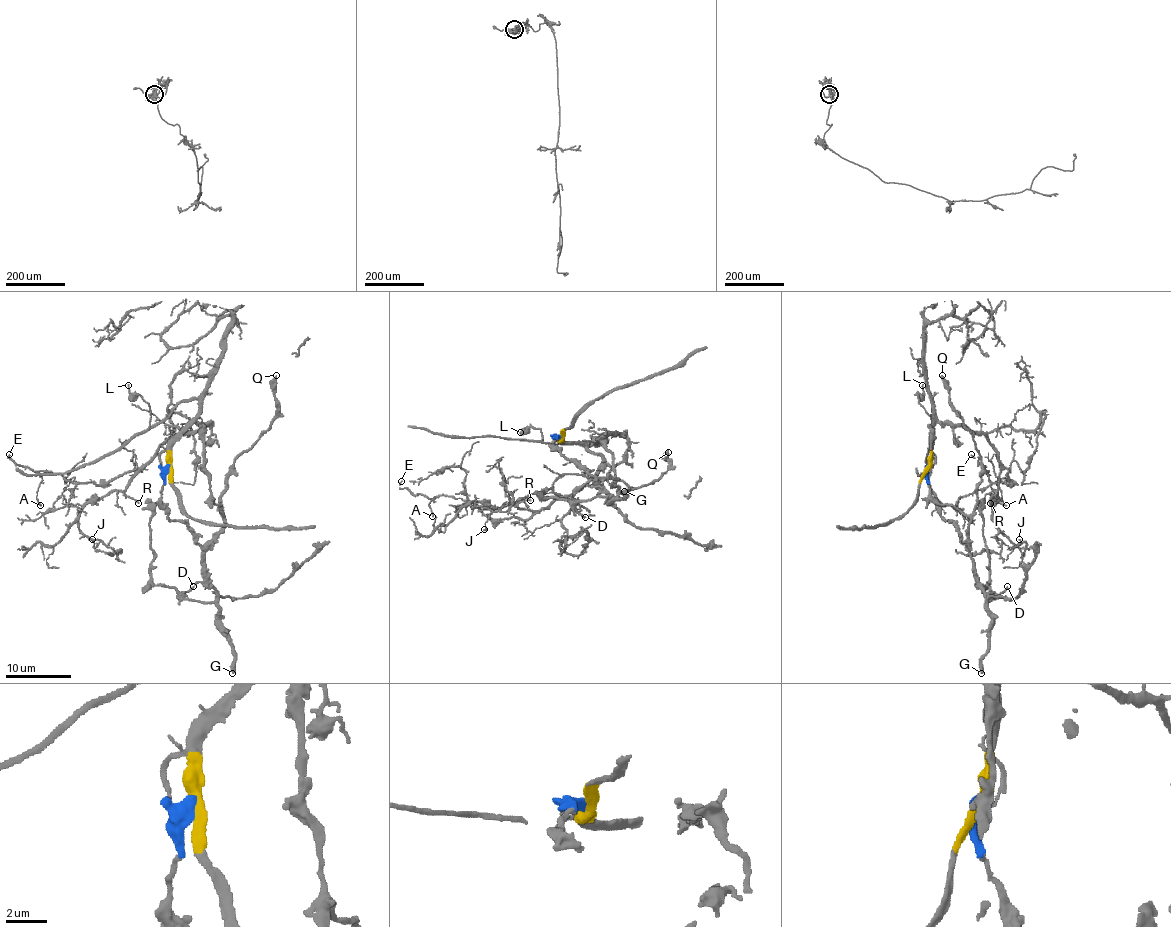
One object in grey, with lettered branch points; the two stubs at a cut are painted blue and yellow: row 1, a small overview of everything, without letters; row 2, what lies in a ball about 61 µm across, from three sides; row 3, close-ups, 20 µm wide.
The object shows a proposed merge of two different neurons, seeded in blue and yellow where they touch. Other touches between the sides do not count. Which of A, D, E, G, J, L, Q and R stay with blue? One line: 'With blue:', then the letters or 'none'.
With blue: D, G, Q

